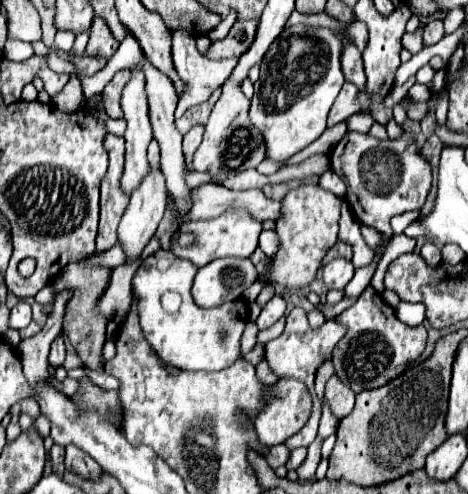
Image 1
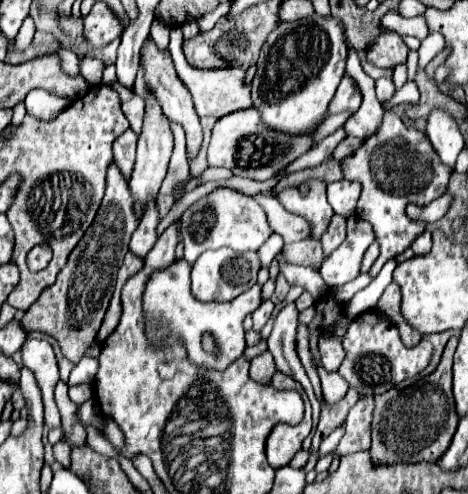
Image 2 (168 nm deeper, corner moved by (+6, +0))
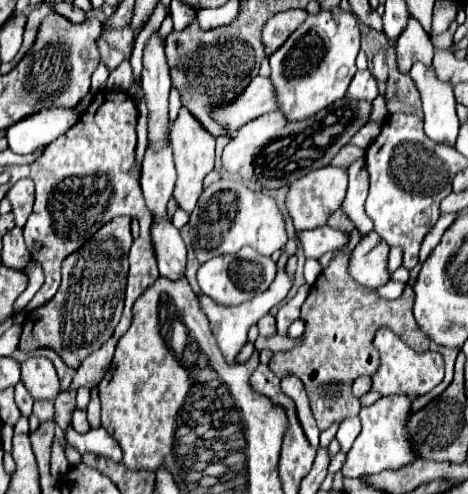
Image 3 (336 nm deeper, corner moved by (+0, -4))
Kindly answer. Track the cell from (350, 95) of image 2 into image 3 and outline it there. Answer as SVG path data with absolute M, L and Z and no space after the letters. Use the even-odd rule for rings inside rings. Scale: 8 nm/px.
M370 70L354 74L346 96L350 96L352 100L370 100L370 102L378 96L378 86L376 86L376 80L370 74Z

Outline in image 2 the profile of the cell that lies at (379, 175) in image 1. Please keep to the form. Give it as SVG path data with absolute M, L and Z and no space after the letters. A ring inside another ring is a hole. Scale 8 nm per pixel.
M388 112L380 130L366 138L366 142L350 156L340 160L344 178L358 180L362 184L362 194L356 204L356 216L370 222L374 228L376 242L380 244L380 256L368 270L368 276L374 278L384 262L410 246L410 242L424 232L424 222L412 222L406 216L406 204L428 204L434 198L442 196L448 186L450 168L440 164L438 156L434 158L434 148L430 140L412 126L404 128L404 122Z

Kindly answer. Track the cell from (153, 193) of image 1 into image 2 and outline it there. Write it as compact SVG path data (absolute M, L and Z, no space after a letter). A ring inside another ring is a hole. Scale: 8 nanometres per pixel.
M152 96L152 100L146 104L144 128L142 128L142 136L138 138L138 154L136 154L136 164L134 164L134 172L132 172L132 178L130 178L132 200L134 200L134 204L140 202L140 218L148 208L148 200L156 198L158 192L160 192L160 186L162 186L166 172L168 172L172 148L174 148L174 136L170 132L168 120L162 116L158 100Z

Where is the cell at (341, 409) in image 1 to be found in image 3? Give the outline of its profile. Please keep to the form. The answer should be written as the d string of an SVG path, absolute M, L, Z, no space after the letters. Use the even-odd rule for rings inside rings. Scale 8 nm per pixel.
M340 252L340 254L336 254L330 260L330 264L322 270L322 274L318 276L316 284L312 286L312 290L310 290L310 294L306 298L306 304L302 304L300 318L306 324L302 342L298 346L294 346L292 350L288 350L288 352L276 352L272 356L272 360L270 360L270 370L274 374L278 374L280 378L284 378L284 376L296 376L296 378L302 380L304 390L306 390L308 400L310 400L312 414L314 414L316 424L318 424L320 430L326 430L336 420L344 420L348 416L358 416L360 402L358 402L358 398L352 396L352 384L360 376L372 376L378 370L378 366L380 366L378 350L372 346L374 332L380 326L397 327L397 334L408 336L406 342L416 352L426 352L428 346L430 346L430 338L418 328L418 324L416 324L416 320L412 316L414 290L410 286L404 290L404 294L398 300L384 300L384 298L378 296L376 290L366 288L366 286L360 286L350 276L348 266L350 266L350 252Z

